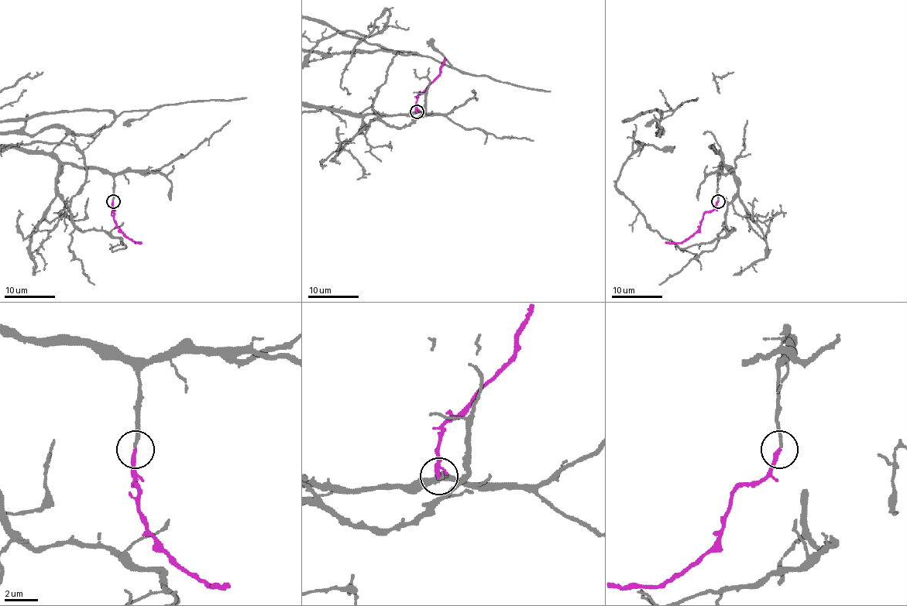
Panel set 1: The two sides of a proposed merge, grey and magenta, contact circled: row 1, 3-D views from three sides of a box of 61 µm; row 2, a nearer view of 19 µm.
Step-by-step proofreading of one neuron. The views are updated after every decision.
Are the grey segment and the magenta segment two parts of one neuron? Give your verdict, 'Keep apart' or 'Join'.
Join

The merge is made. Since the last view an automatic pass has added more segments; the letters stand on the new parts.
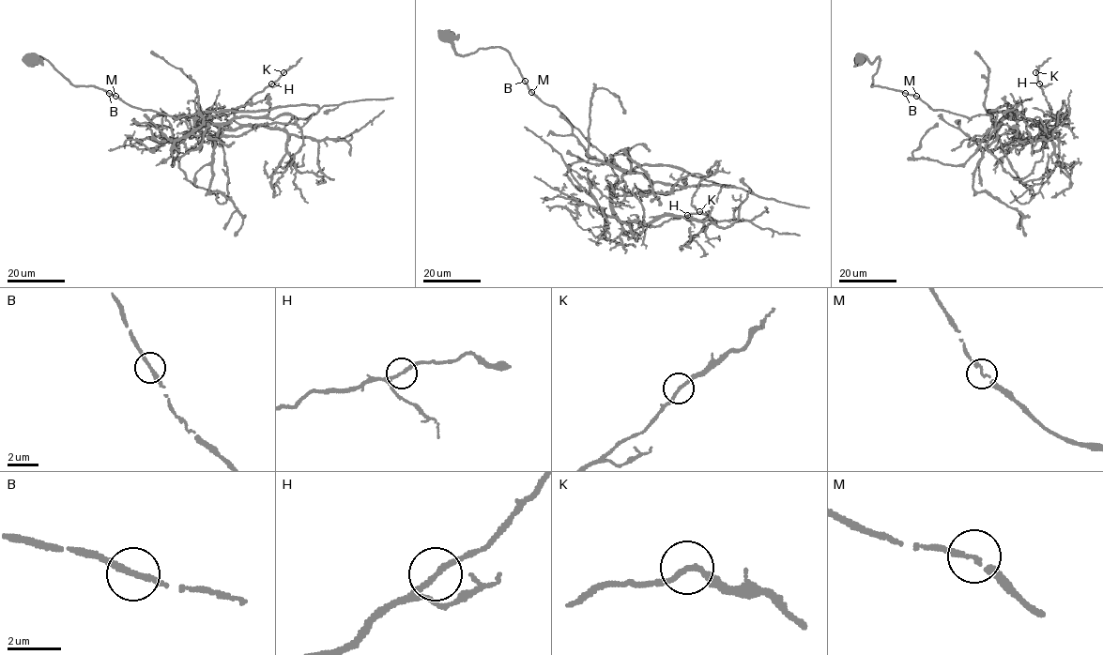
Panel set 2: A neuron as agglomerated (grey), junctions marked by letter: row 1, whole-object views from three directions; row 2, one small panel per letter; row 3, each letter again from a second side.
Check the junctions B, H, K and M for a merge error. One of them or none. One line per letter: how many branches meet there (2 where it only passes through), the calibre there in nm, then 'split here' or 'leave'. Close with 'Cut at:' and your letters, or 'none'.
B: branches 2; calibre 220 nm; leave
H: branches 2; calibre 190 nm; leave
K: branches 2; calibre 190 nm; leave
M: branches 2; calibre 150 nm; leave
Cut at: none

